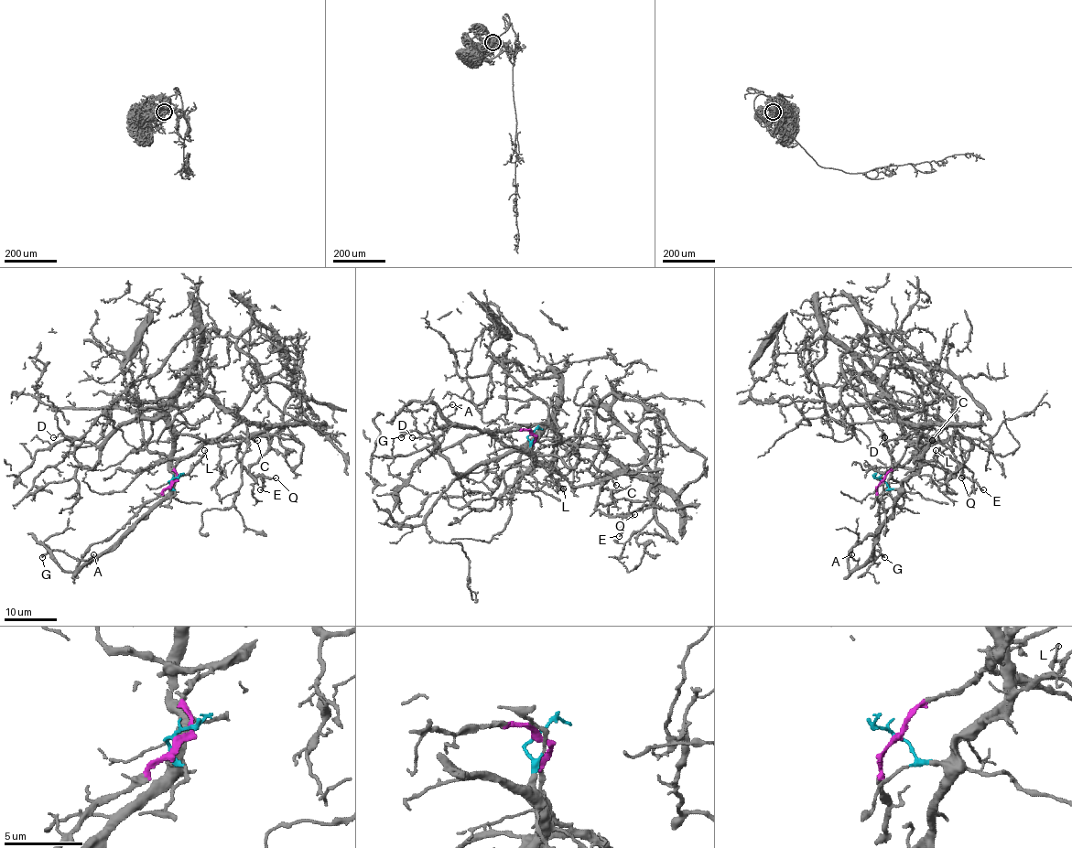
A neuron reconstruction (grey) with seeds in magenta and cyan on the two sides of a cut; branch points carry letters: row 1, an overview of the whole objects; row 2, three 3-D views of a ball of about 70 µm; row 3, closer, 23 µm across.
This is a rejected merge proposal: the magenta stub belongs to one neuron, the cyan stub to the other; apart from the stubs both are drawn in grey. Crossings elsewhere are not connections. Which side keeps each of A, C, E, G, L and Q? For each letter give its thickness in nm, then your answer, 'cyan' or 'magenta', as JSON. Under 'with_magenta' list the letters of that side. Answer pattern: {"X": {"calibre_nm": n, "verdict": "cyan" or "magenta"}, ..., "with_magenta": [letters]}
{"A": {"calibre_nm": 100, "verdict": "cyan"}, "C": {"calibre_nm": 140, "verdict": "magenta"}, "E": {"calibre_nm": 140, "verdict": "magenta"}, "G": {"calibre_nm": 340, "verdict": "magenta"}, "L": {"calibre_nm": 150, "verdict": "cyan"}, "Q": {"calibre_nm": 170, "verdict": "magenta"}, "with_magenta": ["C", "E", "G", "Q"]}

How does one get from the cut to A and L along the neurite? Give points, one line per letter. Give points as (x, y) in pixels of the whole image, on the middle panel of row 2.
A: (531, 434), (527, 437), (528, 450), (506, 447), (473, 426), (451, 424), (439, 413), (452, 404)
L: (531, 434), (527, 437), (528, 451), (564, 488)

